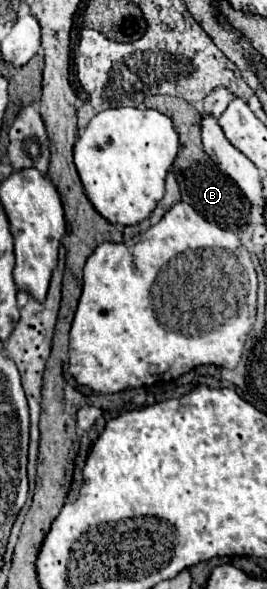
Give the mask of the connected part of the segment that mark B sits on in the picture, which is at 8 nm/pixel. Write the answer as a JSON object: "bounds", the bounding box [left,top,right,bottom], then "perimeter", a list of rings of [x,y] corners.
{"bounds":[144,95,250,231],"perimeter":[[[148,95],[144,99],[144,105],[150,109],[156,109],[164,115],[168,115],[174,123],[174,129],[178,131],[180,137],[180,151],[178,151],[178,161],[174,161],[172,171],[176,173],[176,181],[180,185],[182,201],[186,201],[186,195],[190,197],[190,205],[208,221],[220,225],[222,229],[230,231],[240,231],[246,227],[248,215],[250,215],[250,203],[238,189],[238,185],[218,169],[218,165],[206,157],[200,141],[200,125],[198,125],[198,109],[192,107],[188,101],[172,95]]]}

